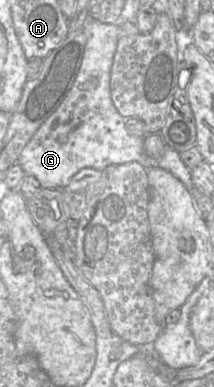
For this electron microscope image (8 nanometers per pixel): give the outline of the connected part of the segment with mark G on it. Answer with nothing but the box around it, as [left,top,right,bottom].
[18,17,193,191]

